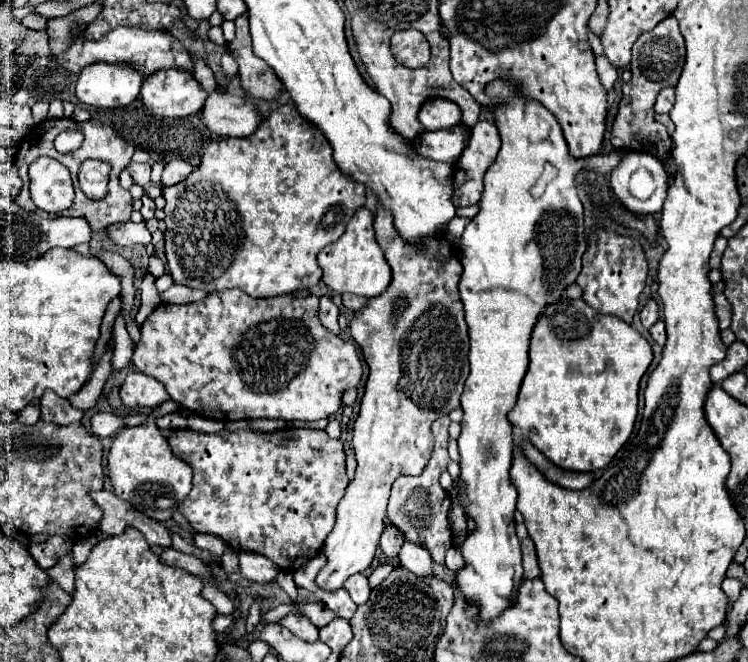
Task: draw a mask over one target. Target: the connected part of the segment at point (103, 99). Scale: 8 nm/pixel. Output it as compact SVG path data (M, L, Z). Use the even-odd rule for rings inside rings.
M94 64L84 68L76 82L76 96L88 106L120 108L132 104L142 86L142 74L132 68Z

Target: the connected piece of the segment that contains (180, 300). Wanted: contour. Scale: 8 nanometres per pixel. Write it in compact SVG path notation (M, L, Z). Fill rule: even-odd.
M170 286L166 292L162 292L162 302L176 302L176 304L184 304L184 302L196 302L202 300L208 292L202 290L192 290L186 286Z

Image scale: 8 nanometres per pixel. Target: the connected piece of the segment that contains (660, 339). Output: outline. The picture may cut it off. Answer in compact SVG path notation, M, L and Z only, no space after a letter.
M658 320L652 328L650 328L650 336L652 340L658 344L658 346L664 346L666 344L666 328L664 328L664 322Z

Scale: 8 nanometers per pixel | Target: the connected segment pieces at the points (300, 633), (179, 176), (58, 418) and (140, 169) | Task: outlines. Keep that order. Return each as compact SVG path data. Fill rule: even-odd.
M288 614L286 618L280 620L280 624L282 624L284 628L288 628L292 634L296 634L298 638L306 640L306 642L316 642L316 640L318 640L318 628L316 628L306 616Z
M178 158L178 160L170 160L164 168L164 174L162 174L162 186L172 186L172 184L178 184L180 180L186 180L186 176L192 172L192 164Z
M44 392L42 402L40 402L40 410L42 410L44 422L54 422L60 426L80 422L84 416L82 410L70 406L70 402L66 398L60 398L56 392Z
M132 162L128 166L128 172L134 178L134 182L140 186L146 186L150 182L150 164L134 164Z

